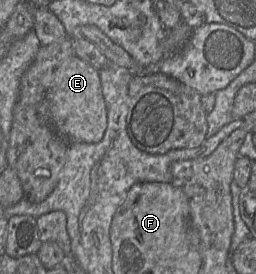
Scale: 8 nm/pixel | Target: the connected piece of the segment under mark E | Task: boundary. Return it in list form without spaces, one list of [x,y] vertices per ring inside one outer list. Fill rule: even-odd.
[[[74,54],[58,66],[42,102],[42,118],[70,143],[97,143],[107,128],[107,108],[99,71]]]

